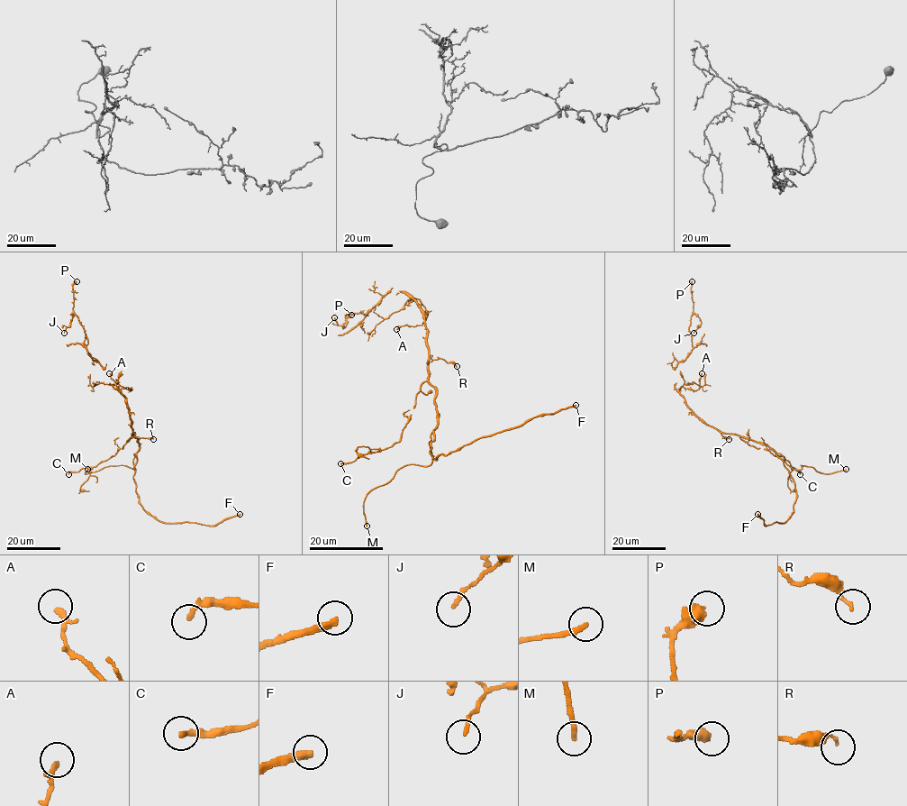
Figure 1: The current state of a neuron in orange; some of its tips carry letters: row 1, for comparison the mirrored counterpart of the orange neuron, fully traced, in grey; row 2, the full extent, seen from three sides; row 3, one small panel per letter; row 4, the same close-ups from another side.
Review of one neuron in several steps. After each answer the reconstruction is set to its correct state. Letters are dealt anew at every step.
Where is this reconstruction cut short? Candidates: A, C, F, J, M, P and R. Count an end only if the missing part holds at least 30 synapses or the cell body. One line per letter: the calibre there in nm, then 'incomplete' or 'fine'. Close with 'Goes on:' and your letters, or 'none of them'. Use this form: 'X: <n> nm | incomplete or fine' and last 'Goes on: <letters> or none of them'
A: 220 nm | fine
C: 240 nm | incomplete
F: 300 nm | incomplete
J: 160 nm | fine
M: 240 nm | fine
P: 480 nm | fine
R: 110 nm | fine
Goes on: C, F

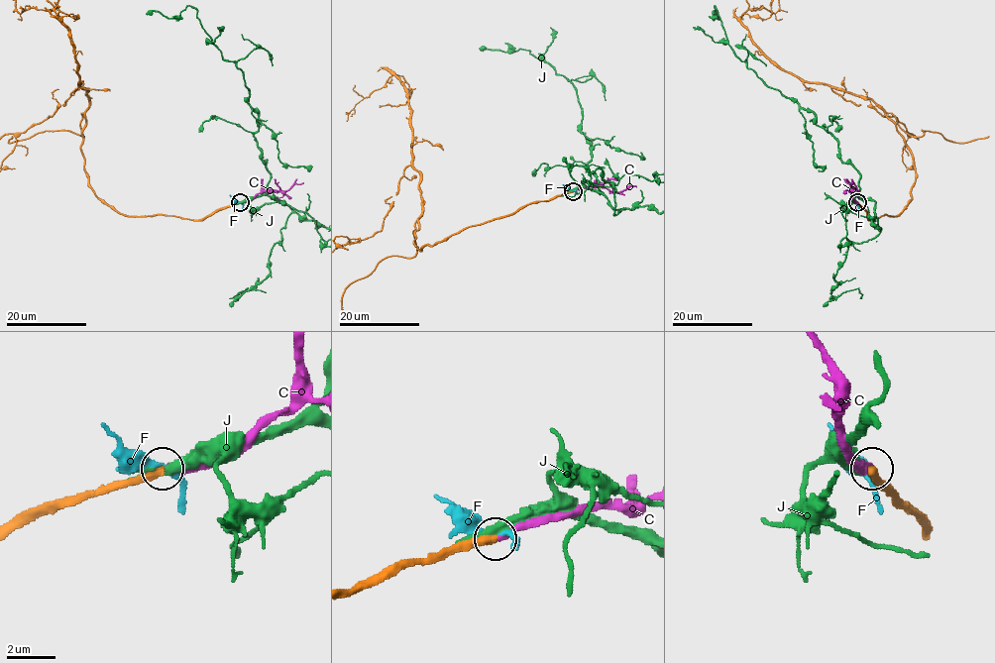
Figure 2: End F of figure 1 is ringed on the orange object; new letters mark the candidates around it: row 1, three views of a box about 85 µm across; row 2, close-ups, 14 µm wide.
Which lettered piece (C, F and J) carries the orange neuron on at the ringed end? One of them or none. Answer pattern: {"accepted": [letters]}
{"accepted": ["C"]}

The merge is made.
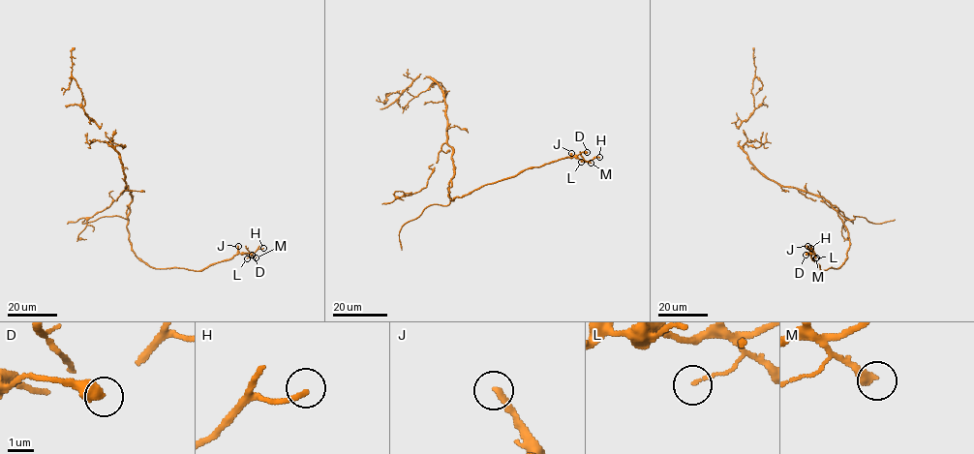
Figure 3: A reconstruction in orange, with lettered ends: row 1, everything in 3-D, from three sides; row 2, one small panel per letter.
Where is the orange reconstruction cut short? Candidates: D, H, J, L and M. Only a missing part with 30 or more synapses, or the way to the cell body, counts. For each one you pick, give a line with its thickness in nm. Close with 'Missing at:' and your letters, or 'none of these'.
H: calibre 200 nm
J: calibre 320 nm
Missing at: H, J

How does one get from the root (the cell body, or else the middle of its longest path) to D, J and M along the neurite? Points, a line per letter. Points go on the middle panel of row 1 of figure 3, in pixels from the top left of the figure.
D: (454, 166), (448, 193), (451, 199), (486, 184), (514, 177), (526, 169), (587, 152)
J: (454, 166), (448, 193), (451, 199), (486, 184), (514, 177), (526, 169), (570, 157), (571, 153)
M: (454, 166), (448, 193), (451, 199), (486, 184), (514, 177), (526, 169), (562, 159), (577, 157), (591, 163)

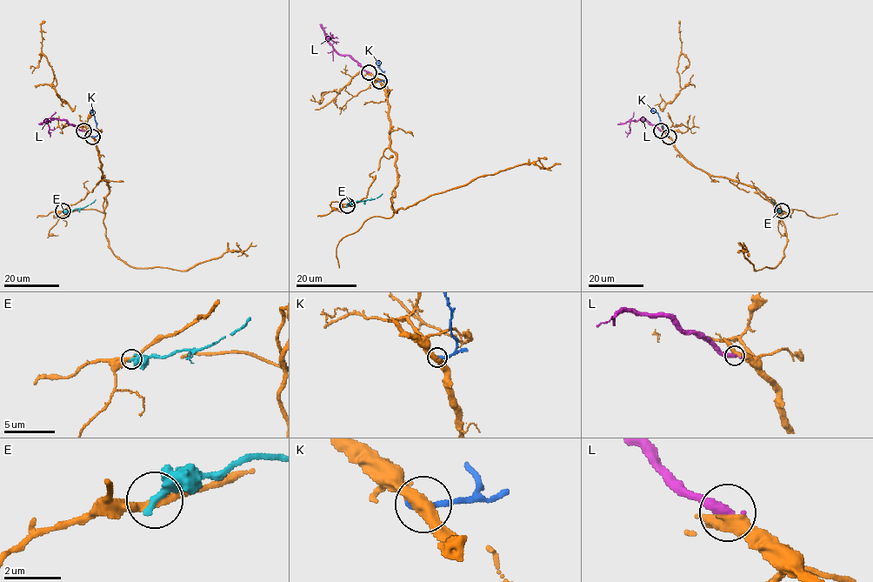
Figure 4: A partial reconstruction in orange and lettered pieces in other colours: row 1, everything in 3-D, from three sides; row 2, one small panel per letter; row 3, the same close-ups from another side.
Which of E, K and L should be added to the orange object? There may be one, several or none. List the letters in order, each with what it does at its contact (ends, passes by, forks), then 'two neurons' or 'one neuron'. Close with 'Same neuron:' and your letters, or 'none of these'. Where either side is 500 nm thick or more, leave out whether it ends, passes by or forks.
E: it ends; two neurons
K: it ends; two neurons
L: it ends; one neuron
Same neuron: L

